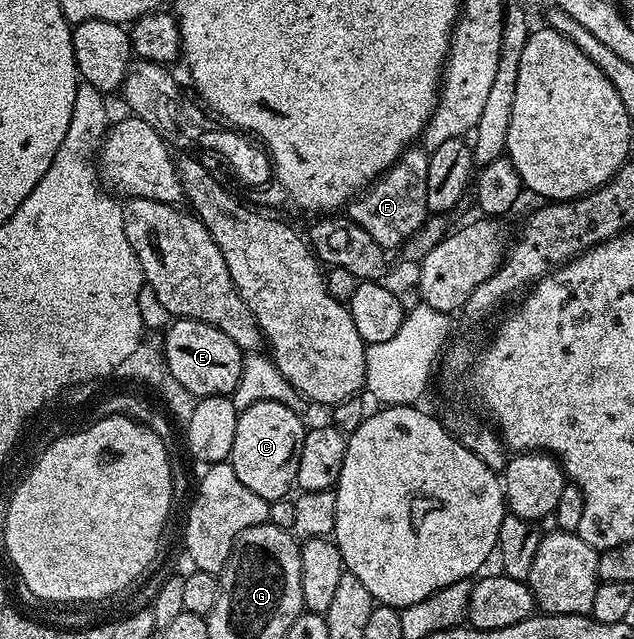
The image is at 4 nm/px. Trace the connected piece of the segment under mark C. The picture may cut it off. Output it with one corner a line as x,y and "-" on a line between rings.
256,401
256,405
248,405
248,409
238,413
236,441
232,441
228,461
240,482
268,501
287,498
291,494
290,486
297,484
300,453
308,430
298,413
280,401

